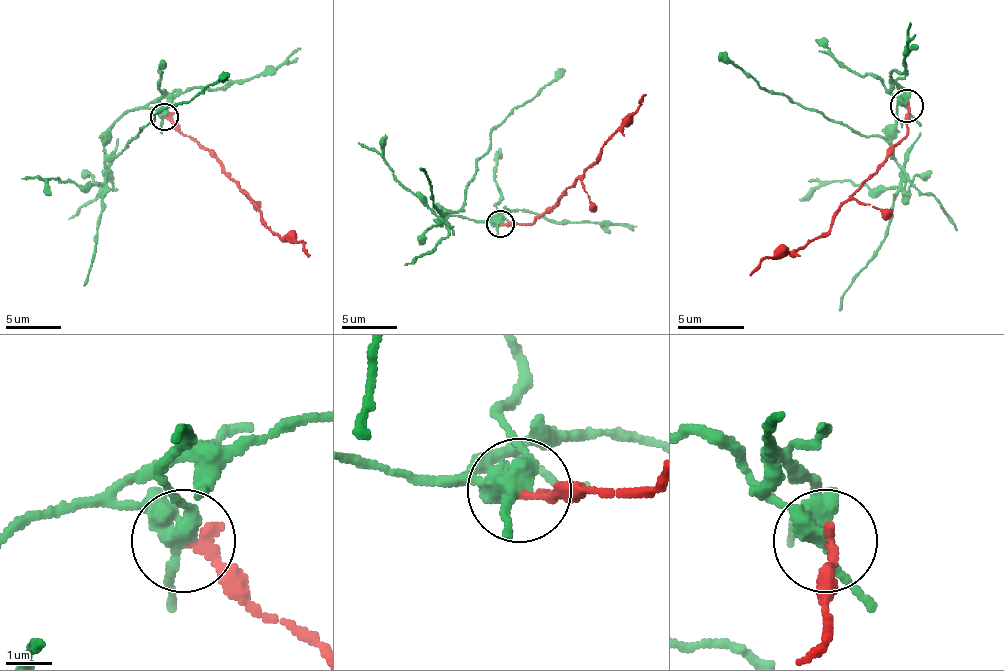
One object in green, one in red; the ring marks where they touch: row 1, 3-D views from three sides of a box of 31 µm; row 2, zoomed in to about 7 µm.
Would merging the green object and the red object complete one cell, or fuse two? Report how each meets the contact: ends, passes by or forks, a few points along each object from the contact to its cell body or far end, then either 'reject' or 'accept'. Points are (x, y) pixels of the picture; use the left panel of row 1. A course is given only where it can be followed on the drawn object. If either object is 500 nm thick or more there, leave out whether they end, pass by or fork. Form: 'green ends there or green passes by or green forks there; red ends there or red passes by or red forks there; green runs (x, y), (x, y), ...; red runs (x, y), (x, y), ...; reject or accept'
green forks there; red ends there; green runs (165, 116), (151, 108), (129, 110), (110, 129), (104, 151), (118, 154), (154, 116), (190, 102), (228, 72); red runs (165, 116), (198, 140), (253, 201), (275, 234), (294, 236), (310, 256); reject

